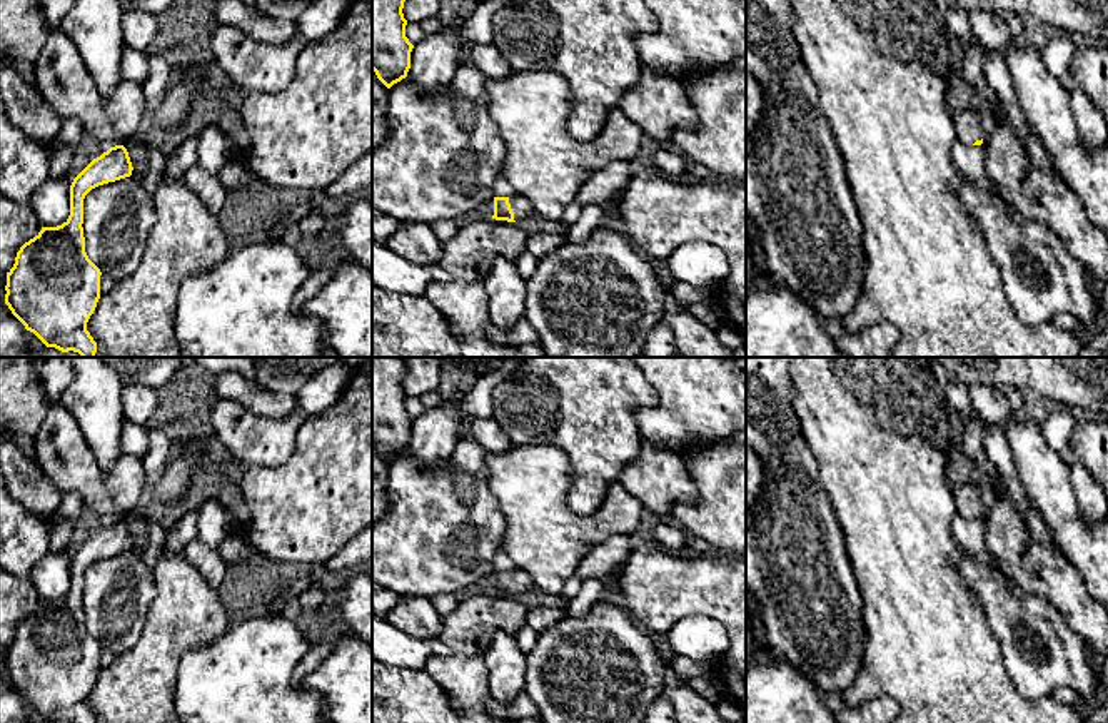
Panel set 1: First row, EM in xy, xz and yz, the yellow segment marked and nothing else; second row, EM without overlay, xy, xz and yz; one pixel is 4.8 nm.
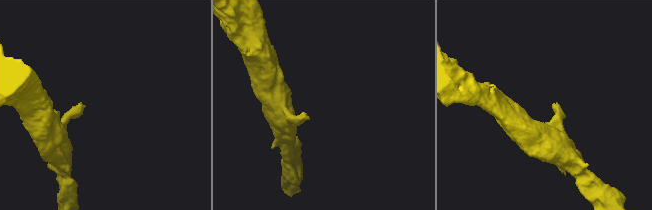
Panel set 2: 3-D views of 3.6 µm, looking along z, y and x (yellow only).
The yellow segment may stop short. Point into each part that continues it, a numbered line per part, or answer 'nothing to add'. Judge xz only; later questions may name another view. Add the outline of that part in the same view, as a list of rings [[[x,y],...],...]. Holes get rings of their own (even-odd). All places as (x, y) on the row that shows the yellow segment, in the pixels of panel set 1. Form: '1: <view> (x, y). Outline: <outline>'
1: xz (521, 206). Outline: [[[524,195],[509,197],[511,209],[514,212],[514,220],[531,219],[536,215],[531,200]]]

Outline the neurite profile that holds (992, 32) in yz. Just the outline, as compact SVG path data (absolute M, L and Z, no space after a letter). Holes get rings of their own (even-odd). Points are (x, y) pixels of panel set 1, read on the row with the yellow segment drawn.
M968 10L966 15L971 35L976 37L985 52L1003 52L1016 43L1005 15L976 10Z

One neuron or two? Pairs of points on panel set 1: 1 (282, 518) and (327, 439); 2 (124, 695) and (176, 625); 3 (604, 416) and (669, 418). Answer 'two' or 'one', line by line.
1: one
2: one
3: two

